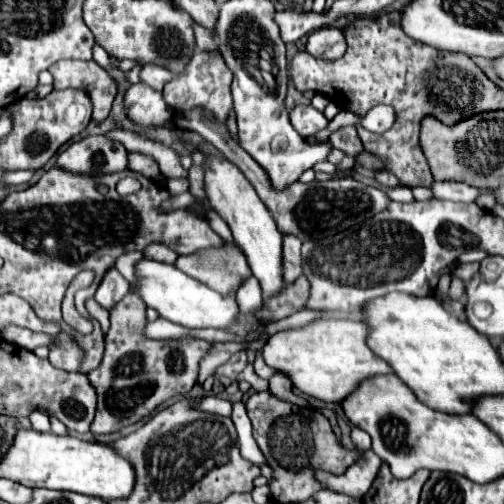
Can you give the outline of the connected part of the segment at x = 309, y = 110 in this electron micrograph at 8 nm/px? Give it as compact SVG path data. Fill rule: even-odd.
M310 104L294 106L290 112L290 122L300 136L314 136L316 132L328 126L326 116L320 110L312 108Z

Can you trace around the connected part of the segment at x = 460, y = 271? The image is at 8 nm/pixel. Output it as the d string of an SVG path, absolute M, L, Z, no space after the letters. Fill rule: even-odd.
M472 262L472 264L456 264L454 274L456 274L458 278L462 278L464 282L468 282L468 280L478 272L478 268L480 268L478 262Z

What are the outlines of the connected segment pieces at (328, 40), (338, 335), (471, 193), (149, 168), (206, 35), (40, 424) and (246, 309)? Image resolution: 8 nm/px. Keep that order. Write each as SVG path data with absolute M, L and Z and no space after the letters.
M320 28L308 36L306 52L320 60L338 60L346 52L344 34L340 28Z
M320 318L302 328L290 328L276 332L268 338L262 348L264 362L290 378L292 386L300 392L324 400L324 402L340 402L362 378L374 374L392 374L384 360L376 358L372 350L364 344L364 336L368 328L358 320L338 320L338 318Z
M434 182L430 188L434 198L446 198L452 202L474 202L480 194L488 194L486 190L476 190L464 182Z
M128 152L128 168L140 172L146 178L156 178L160 174L158 162L152 156L146 156L142 152Z
M194 24L196 26L196 48L198 50L214 50L216 48L216 42L214 42L214 38L210 36L210 30L208 28L202 28L202 26L198 26L198 24Z
M32 410L30 414L32 414L32 416L28 416L28 418L30 418L34 430L38 430L38 432L40 432L40 430L42 430L42 432L48 432L48 430L50 430L50 420L48 420L48 416L46 416L44 412Z
M252 276L238 292L236 292L236 302L240 312L244 314L252 314L260 308L262 304L262 288L258 284L258 280Z

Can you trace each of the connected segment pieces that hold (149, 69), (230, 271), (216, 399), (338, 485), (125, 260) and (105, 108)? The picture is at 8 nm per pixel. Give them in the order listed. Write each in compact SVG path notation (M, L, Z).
M156 64L142 66L142 70L140 70L140 82L154 88L156 92L162 92L164 84L170 80L172 80L172 74L164 68L156 68Z
M224 242L222 248L204 248L188 256L178 256L176 268L188 276L208 284L222 296L236 292L250 276L252 270L244 252L234 242Z
M206 396L200 404L200 408L204 408L206 412L216 412L220 416L230 416L232 412L232 402L222 398L222 396Z
M366 450L344 474L336 476L324 470L314 470L314 478L326 484L330 490L348 494L352 498L362 498L366 490L372 486L380 466L382 466L382 460L372 450Z
M128 252L128 254L124 254L124 256L120 256L118 260L116 260L116 270L128 280L128 282L132 282L134 280L134 264L138 262L138 260L142 260L144 256L142 256L142 252Z
M60 60L50 68L54 76L54 90L64 88L82 88L86 90L88 98L92 100L92 120L102 122L110 114L112 100L116 96L116 84L106 74L104 68L100 68L94 60Z

